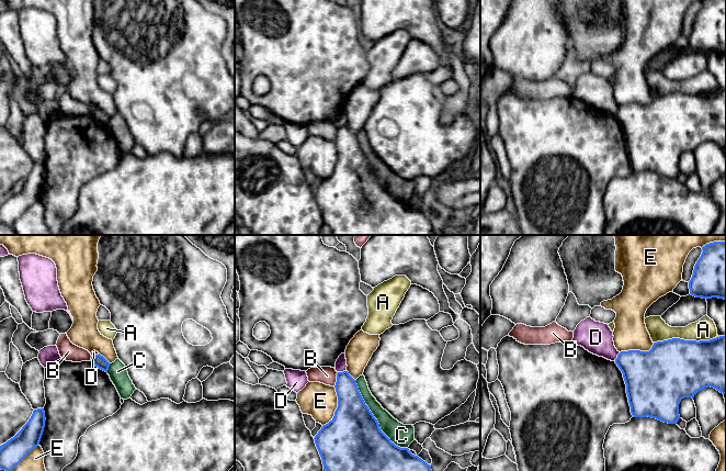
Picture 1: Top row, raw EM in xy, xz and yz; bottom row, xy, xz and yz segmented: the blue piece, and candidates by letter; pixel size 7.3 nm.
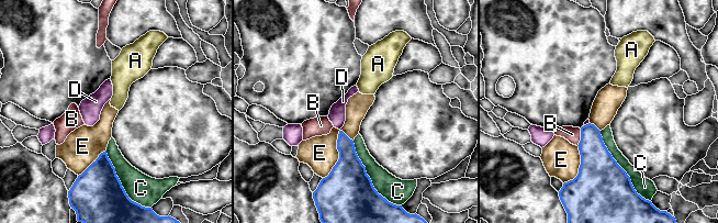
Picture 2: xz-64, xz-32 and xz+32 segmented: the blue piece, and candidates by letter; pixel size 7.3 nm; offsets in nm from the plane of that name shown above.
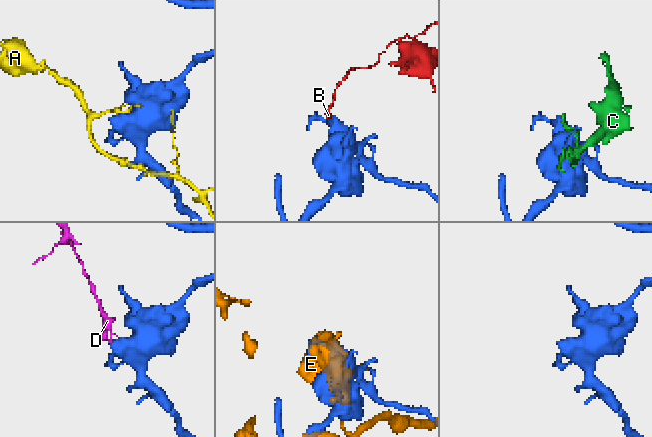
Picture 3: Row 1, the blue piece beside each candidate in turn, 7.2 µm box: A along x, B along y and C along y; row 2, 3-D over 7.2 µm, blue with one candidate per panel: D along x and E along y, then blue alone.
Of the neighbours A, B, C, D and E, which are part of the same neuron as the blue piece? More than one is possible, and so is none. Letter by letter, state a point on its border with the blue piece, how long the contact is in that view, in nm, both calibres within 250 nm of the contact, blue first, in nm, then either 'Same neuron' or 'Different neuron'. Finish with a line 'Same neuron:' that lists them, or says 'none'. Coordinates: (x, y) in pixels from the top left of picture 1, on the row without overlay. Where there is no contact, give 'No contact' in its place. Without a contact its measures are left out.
A: Touches blue at yz (684, 94). Shared border 460 nm. Thickness 440 nm (blue) against 160 nm. Different neuron
B: Touches blue at xz (337, 133). Shared border 110 nm. Thickness 220 nm (blue) against 130 nm. Different neuron
C: Touches blue at xz (375, 172). Shared border 650 nm. Thickness 460 nm (blue) against 160 nm. Different neuron
D: Touches blue at xz (341, 126). Shared border 70 nm. Thickness 190 nm (blue) against 80 nm. Different neuron
E: Touches blue at xz (337, 161). Shared border 300 nm. Thickness 400 nm (blue) against 260 nm. Different neuron
Same neuron: none

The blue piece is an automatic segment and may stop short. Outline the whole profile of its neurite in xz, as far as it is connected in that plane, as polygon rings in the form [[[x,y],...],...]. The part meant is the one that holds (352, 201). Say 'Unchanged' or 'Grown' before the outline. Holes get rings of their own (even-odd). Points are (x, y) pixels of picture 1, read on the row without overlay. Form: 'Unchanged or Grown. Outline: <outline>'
Unchanged. Outline: [[[348,125],[337,127],[334,142],[338,150],[338,161],[334,170],[321,181],[314,192],[322,214],[324,224],[331,228],[332,235],[435,235],[430,218],[412,209],[408,202],[396,200],[381,184],[377,173],[359,145],[356,134]]]

